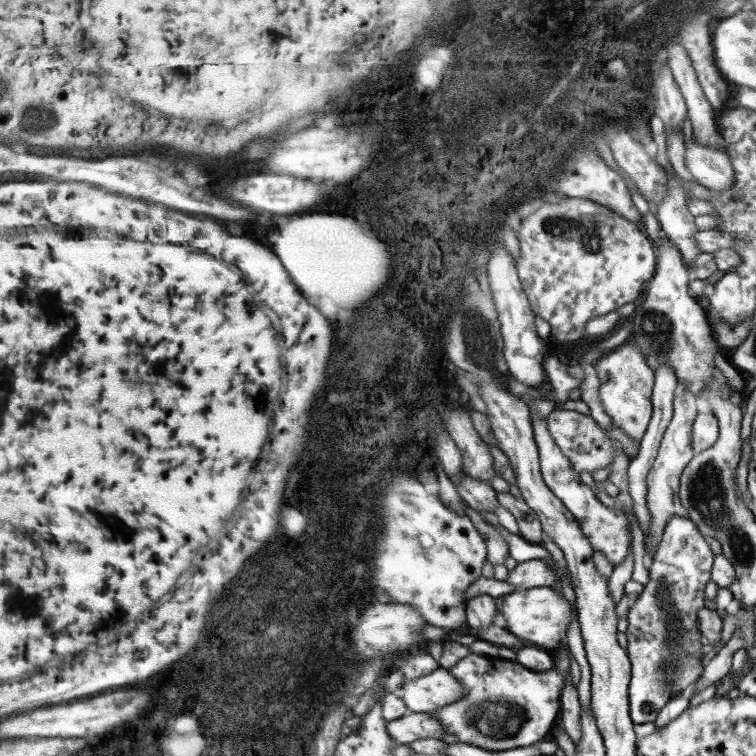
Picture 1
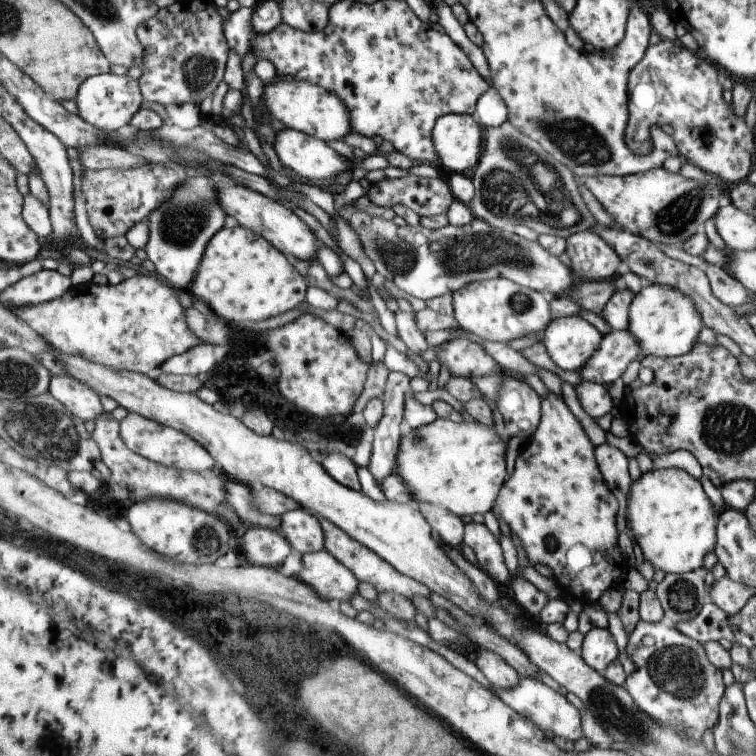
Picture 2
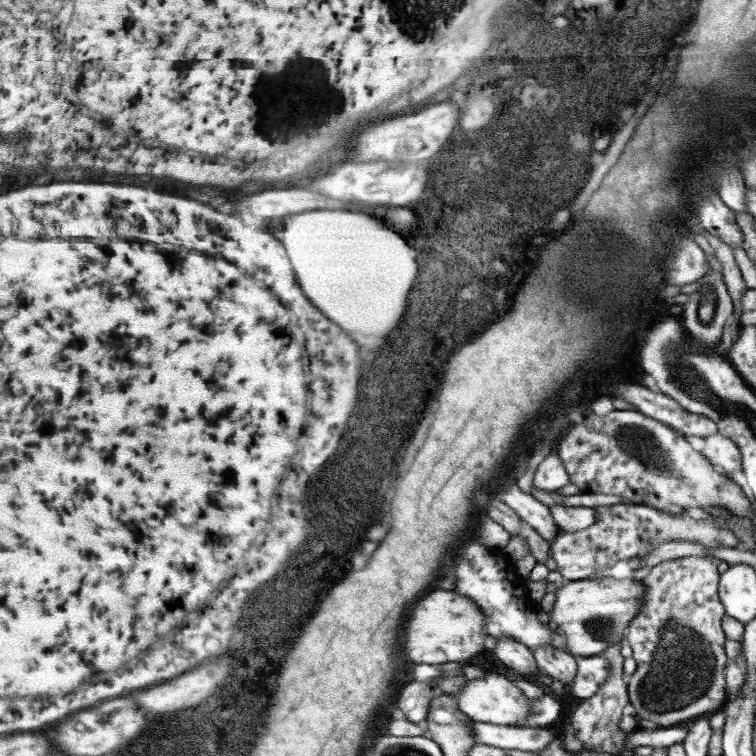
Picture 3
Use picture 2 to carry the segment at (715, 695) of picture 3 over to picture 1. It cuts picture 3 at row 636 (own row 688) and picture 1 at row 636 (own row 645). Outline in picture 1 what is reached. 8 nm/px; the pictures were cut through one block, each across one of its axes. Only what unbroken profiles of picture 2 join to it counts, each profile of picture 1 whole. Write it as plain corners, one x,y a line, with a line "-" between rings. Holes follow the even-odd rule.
672,516
664,528
661,540
649,565
650,582
645,590
637,596
628,610
628,628
625,632
628,639
627,654
631,661
629,682
629,708
633,724
654,722
660,709
668,700
678,693
686,693
690,685
696,683
702,675
704,665
700,640
702,632
698,624
698,609
704,607
704,590
711,580
714,555
707,540
698,530
697,525
687,517

